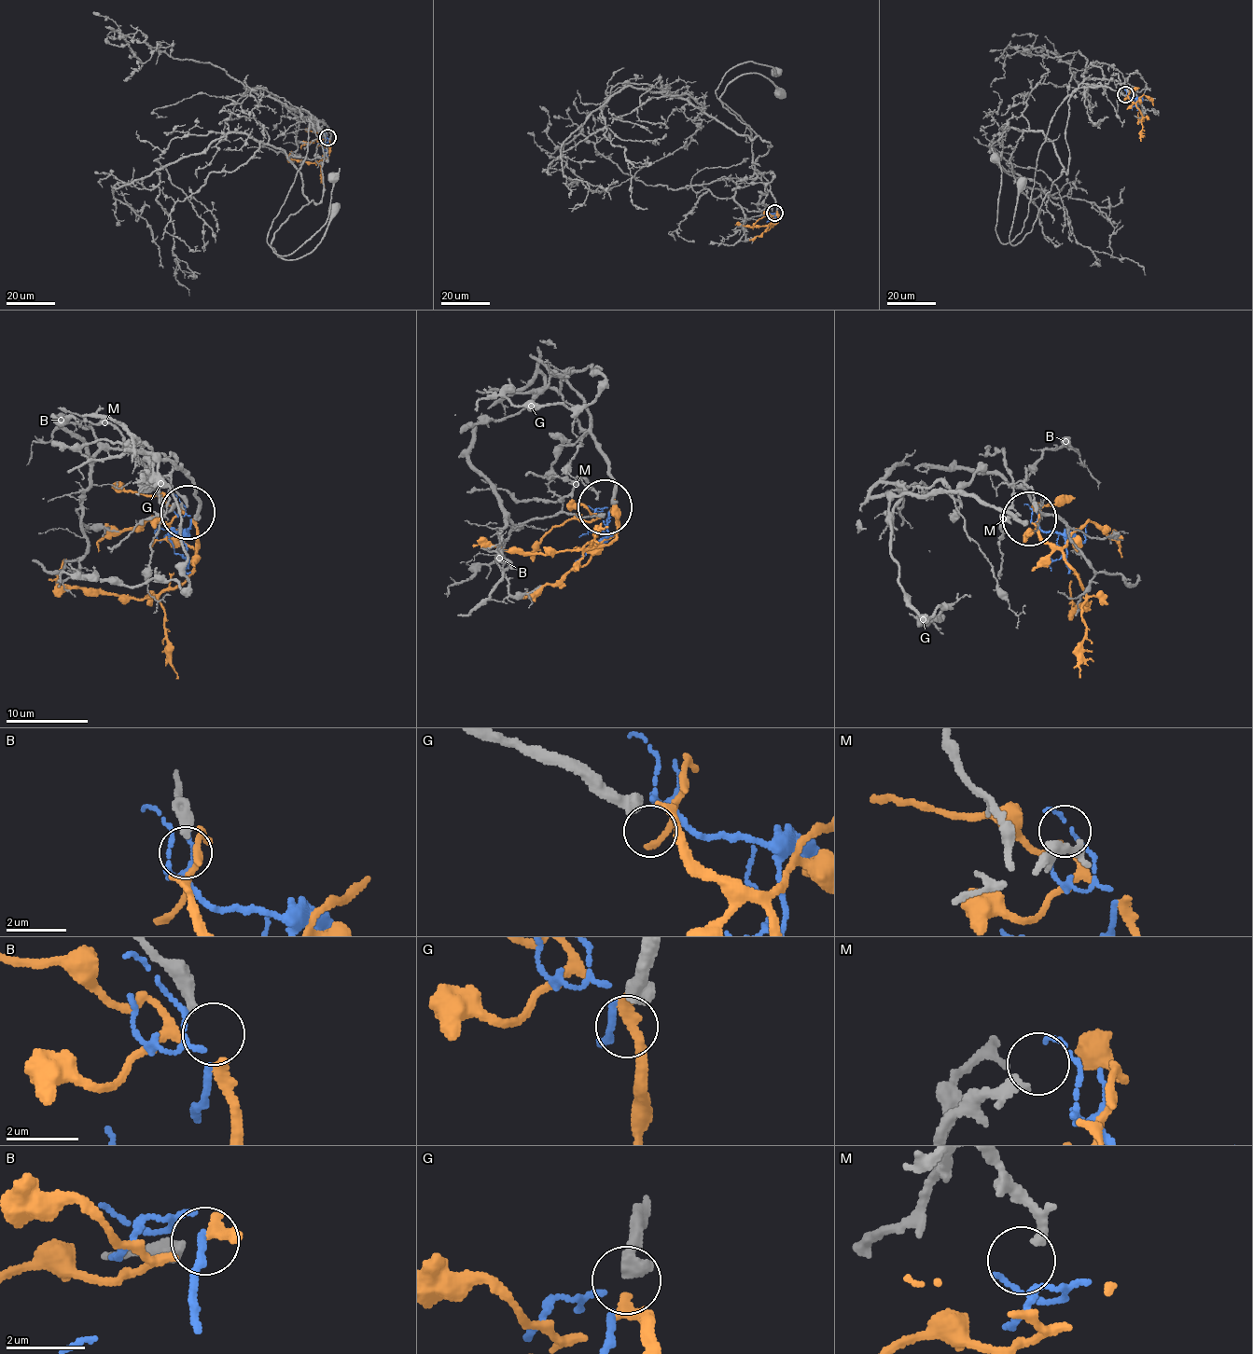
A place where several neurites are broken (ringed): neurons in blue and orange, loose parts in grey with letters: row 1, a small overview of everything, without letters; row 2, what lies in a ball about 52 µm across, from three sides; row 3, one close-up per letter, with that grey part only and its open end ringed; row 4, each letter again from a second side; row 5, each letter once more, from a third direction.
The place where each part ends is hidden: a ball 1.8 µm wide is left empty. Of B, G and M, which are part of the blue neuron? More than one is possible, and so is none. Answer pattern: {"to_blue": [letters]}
{"to_blue": ["B"]}

